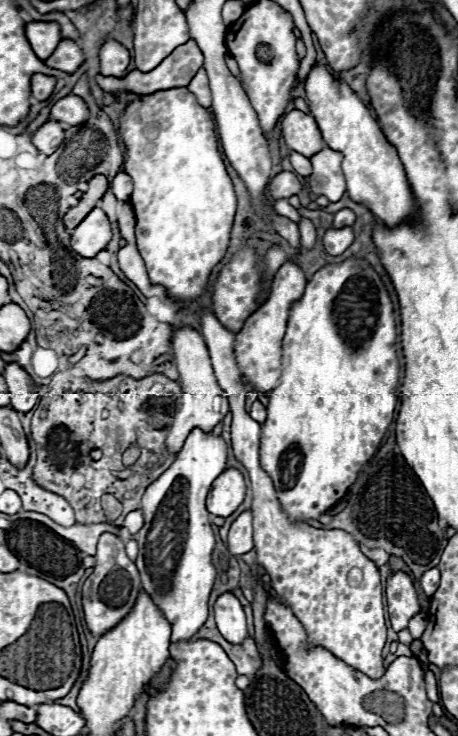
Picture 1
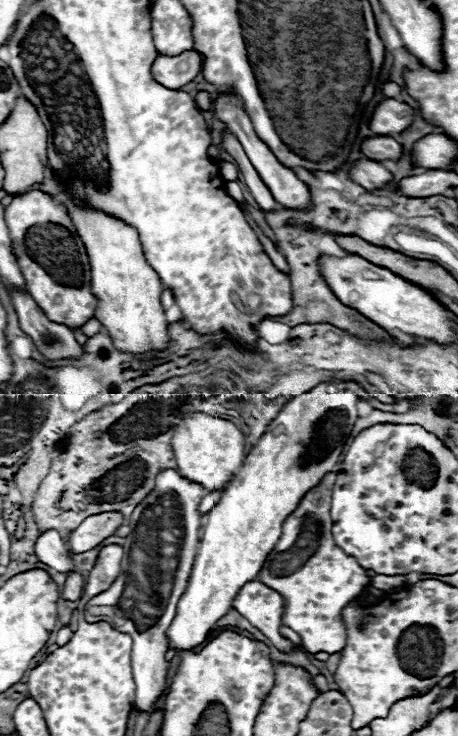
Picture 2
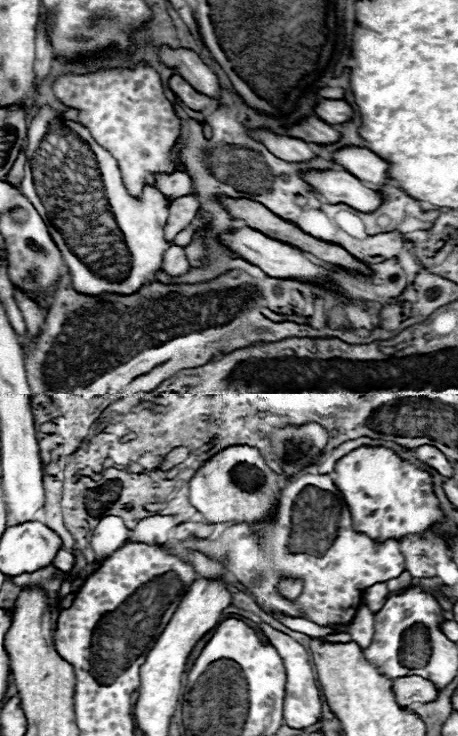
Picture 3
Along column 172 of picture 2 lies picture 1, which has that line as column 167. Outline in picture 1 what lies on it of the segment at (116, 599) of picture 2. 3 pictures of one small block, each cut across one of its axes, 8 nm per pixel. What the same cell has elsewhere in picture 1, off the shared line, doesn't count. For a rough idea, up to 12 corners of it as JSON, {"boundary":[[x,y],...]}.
{"boundary":[[196,428],[142,498],[142,588],[190,640],[216,570],[204,502],[224,440]]}

